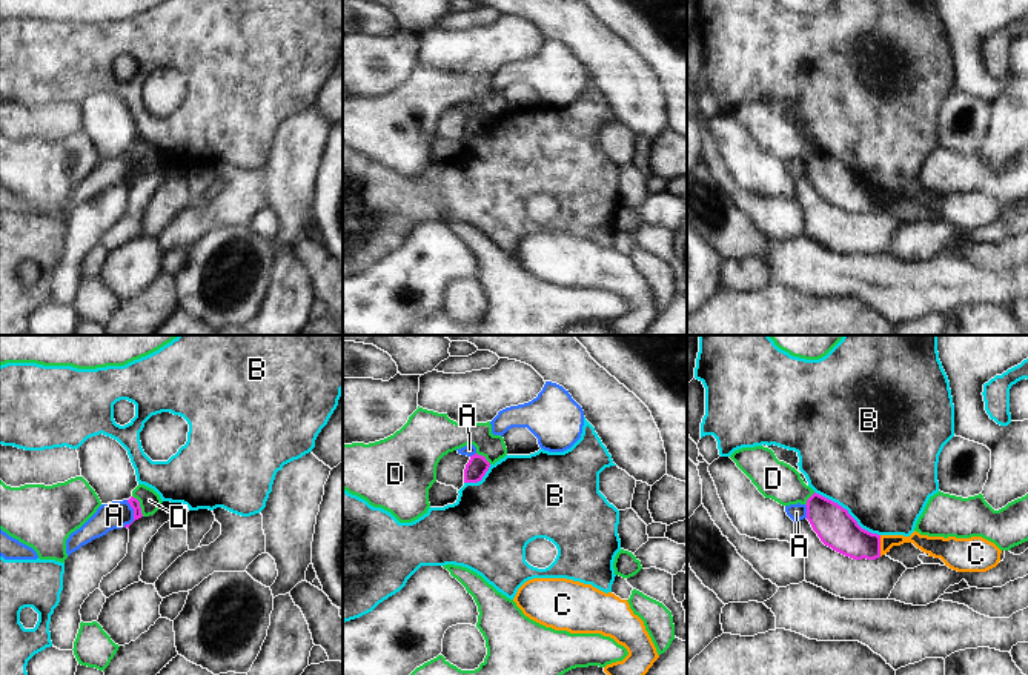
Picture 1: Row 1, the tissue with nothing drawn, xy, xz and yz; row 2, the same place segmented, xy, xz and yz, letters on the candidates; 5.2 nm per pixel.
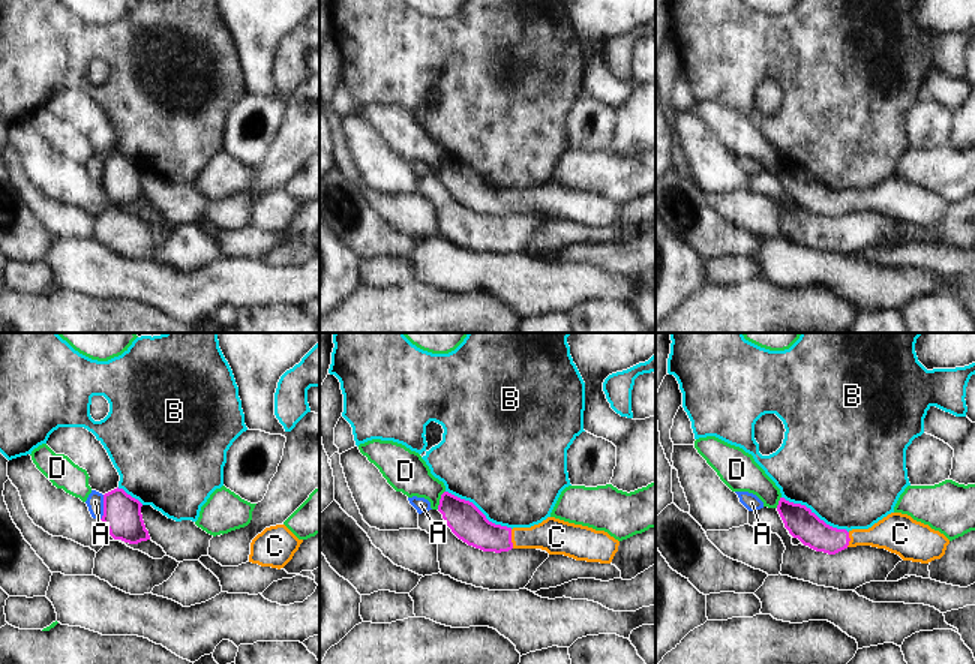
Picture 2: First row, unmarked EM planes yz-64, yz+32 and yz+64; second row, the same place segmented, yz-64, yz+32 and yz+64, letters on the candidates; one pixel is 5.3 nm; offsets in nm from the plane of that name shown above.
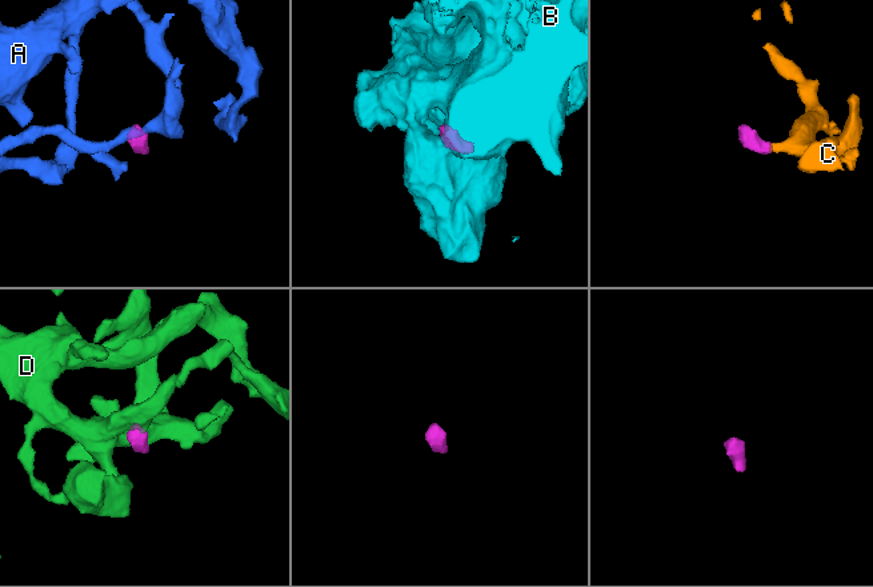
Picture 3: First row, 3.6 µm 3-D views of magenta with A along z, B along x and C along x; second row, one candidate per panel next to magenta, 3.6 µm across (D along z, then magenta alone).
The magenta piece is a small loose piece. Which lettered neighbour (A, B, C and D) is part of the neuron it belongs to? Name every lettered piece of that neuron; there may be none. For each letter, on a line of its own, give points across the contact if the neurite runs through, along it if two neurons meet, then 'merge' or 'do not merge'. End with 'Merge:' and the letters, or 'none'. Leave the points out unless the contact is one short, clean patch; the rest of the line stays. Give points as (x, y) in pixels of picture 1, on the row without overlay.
A: border xy (126, 156), (132, 165), (132, 176), (123, 182); do not merge
B: border yz (815, 146), (841, 160), (862, 183), (879, 191); do not merge
C: way yz (836, 183), (856, 199), (879, 202), (890, 196), (925, 199); merge
D: border xy (132, 151), (139, 157), (143, 171); do not merge
Merge: C

